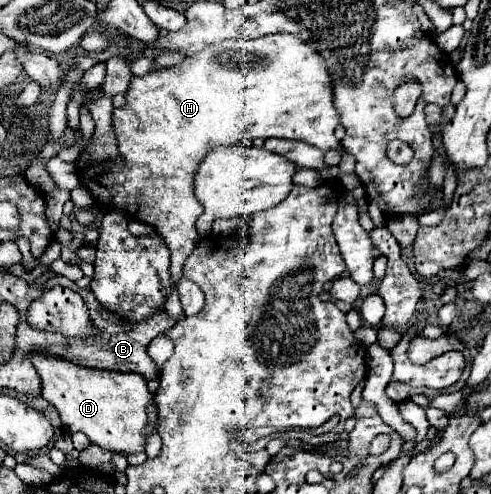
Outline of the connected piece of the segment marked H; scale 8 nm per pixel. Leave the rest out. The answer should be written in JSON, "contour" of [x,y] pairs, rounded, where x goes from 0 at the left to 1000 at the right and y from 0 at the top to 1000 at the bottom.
{"contour":[[[548,69],[548,73],[532,73],[519,81],[454,81],[442,89],[430,89],[422,97],[413,97],[409,105],[381,113],[369,130],[360,134],[344,134],[344,138],[324,138],[324,142],[303,142],[295,154],[271,154],[263,178],[255,182],[255,215],[234,219],[230,223],[230,267],[238,279],[238,296],[242,296],[242,316],[234,324],[206,324],[206,328],[189,328],[173,340],[161,340],[161,364],[165,377],[173,377],[181,385],[181,393],[189,397],[189,417],[206,421],[210,429],[222,425],[246,425],[255,433],[263,433],[263,441],[295,449],[303,457],[312,457],[312,466],[336,486],[336,494],[344,498],[348,510],[348,559],[352,571],[360,575],[365,559],[369,559],[369,543],[377,522],[389,514],[389,506],[401,498],[405,490],[405,474],[397,466],[397,445],[409,437],[413,421],[405,417],[405,409],[397,409],[397,397],[389,393],[389,377],[393,377],[393,352],[405,336],[405,328],[413,324],[413,312],[430,300],[430,296],[475,296],[487,291],[491,283],[519,283],[519,279],[593,279],[593,283],[617,283],[625,291],[637,291],[654,304],[690,304],[695,308],[695,328],[690,328],[690,348],[719,348],[723,344],[723,320],[699,300],[699,291],[678,275],[682,255],[690,251],[690,231],[678,219],[678,198],[674,198],[674,154],[662,138],[658,117],[633,101],[613,77],[597,73],[597,69]]]}

